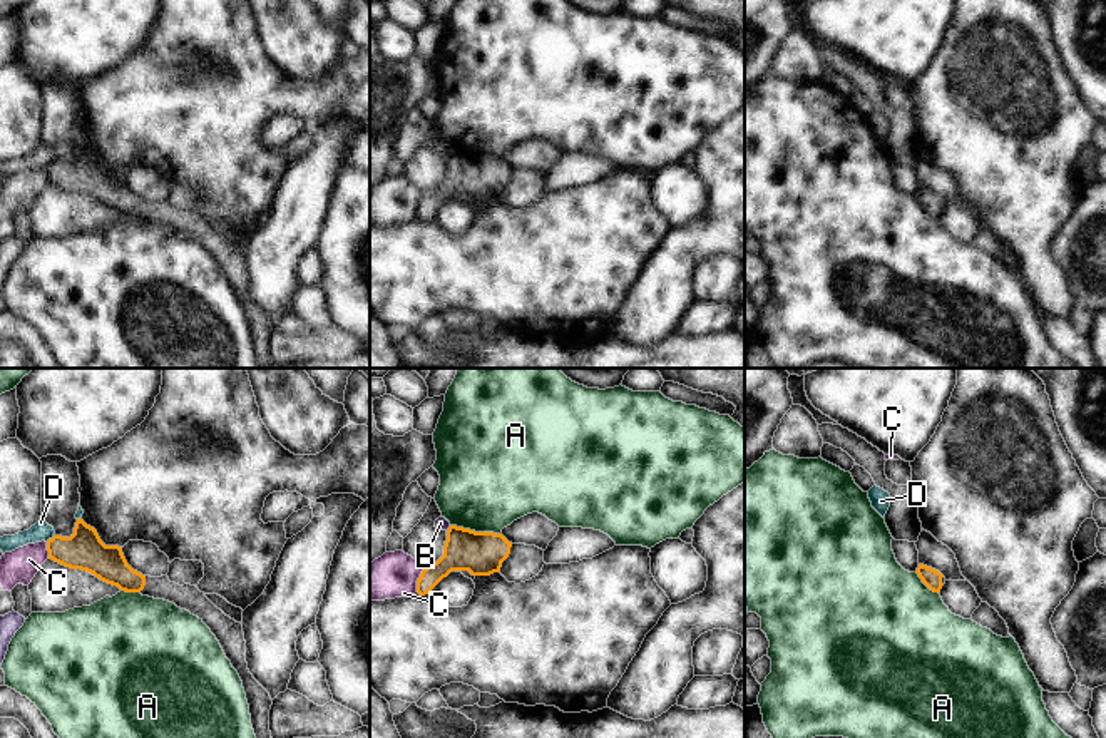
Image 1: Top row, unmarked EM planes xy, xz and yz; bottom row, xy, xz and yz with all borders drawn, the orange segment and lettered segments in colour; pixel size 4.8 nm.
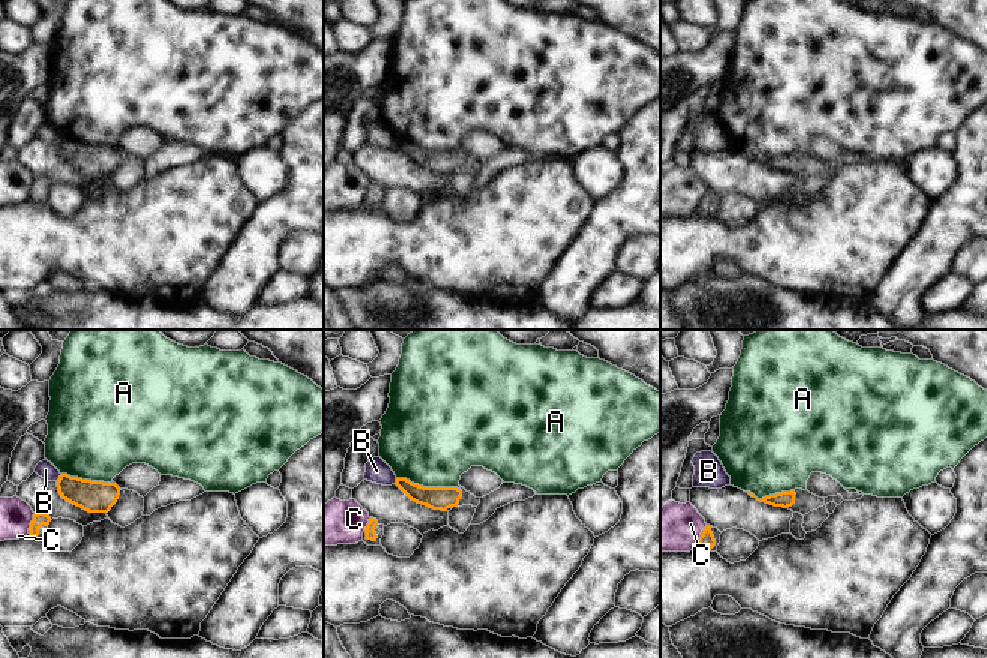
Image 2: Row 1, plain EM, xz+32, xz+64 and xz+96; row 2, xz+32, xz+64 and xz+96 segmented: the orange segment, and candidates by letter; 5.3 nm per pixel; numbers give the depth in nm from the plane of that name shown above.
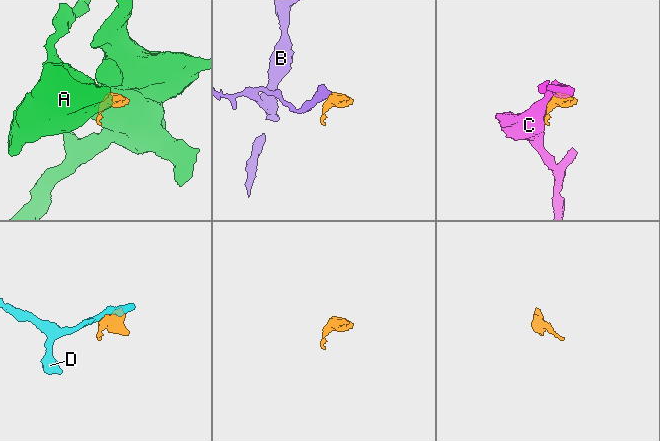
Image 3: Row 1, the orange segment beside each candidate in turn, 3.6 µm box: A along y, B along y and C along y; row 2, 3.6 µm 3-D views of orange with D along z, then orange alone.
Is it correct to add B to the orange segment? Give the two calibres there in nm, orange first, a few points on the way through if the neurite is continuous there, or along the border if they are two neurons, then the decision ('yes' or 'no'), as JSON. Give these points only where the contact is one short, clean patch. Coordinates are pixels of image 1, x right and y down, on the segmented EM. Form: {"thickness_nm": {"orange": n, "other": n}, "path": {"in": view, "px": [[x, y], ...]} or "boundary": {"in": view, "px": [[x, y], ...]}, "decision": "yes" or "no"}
{"thickness_nm": {"orange": 200, "other": 60}, "boundary": {"in": "xz", "px": [[450, 526], [447, 531]]}, "decision": "no"}

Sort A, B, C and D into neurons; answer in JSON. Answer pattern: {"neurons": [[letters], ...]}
{"neurons": [["A"], ["B"], ["C"], ["D"]]}

